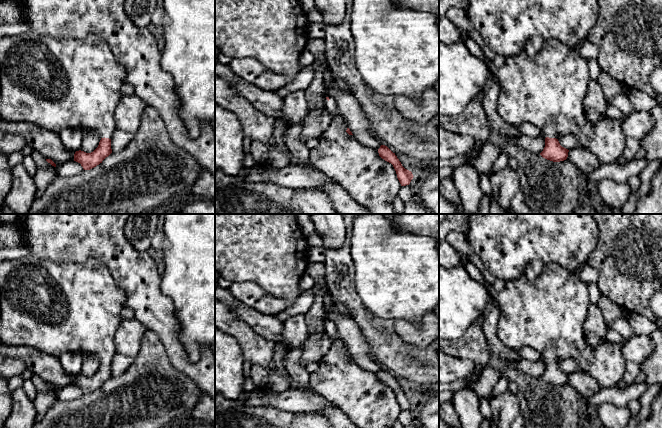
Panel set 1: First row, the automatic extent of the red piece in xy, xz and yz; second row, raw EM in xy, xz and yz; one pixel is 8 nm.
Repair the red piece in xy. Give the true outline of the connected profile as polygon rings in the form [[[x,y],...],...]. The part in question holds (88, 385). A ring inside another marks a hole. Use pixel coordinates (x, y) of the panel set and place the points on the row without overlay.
[[[33,256],[0,262],[0,343],[10,346],[30,346],[45,354],[60,356],[63,353],[95,355],[100,366],[91,377],[76,375],[74,385],[84,394],[90,394],[112,377],[111,362],[117,354],[114,338],[122,322],[121,310],[125,293],[117,286],[109,269],[96,259],[83,263],[57,263]]]

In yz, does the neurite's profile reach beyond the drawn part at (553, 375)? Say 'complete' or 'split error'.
split error

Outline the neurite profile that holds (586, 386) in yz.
[[[582,370],[570,373],[567,384],[585,399],[593,397],[602,388],[595,378]]]

